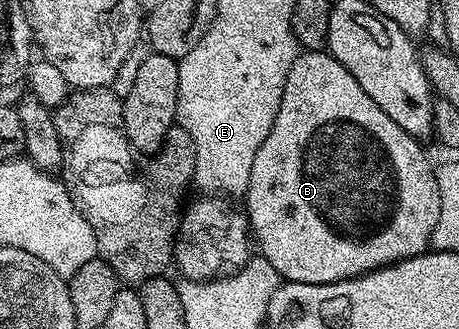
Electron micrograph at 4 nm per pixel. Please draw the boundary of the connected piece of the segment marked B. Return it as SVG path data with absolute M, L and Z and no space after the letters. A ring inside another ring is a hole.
M304 50L296 55L294 64L290 64L290 76L286 76L286 88L282 92L282 104L278 108L278 116L274 116L274 128L270 128L270 136L258 148L258 156L254 156L254 168L250 168L250 184L246 195L246 213L251 233L259 253L279 272L284 282L298 284L330 284L341 282L347 278L357 278L371 270L380 270L395 262L413 258L425 253L431 247L434 224L438 224L438 184L433 163L428 163L424 150L417 139L411 138L366 92L362 92L362 84L334 60L334 56L324 50Z

